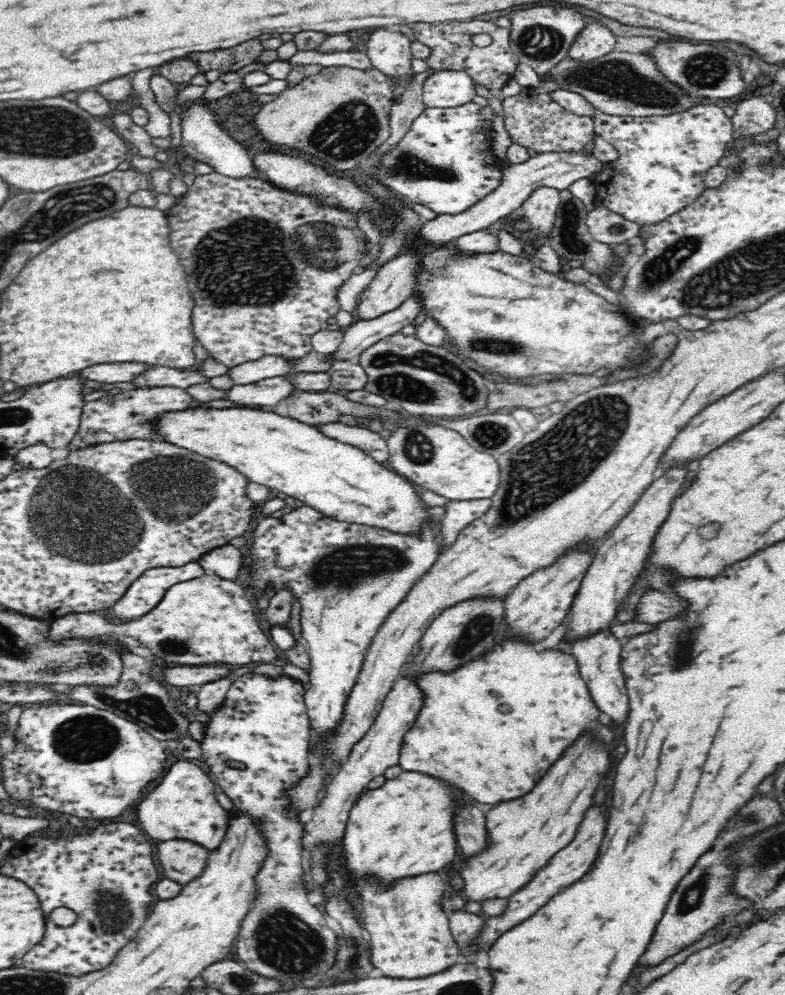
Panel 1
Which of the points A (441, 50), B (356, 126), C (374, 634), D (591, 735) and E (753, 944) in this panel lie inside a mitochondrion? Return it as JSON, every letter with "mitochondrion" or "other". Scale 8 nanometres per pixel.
{"A":"other","B":"mitochondrion","C":"other","D":"other","E":"other"}

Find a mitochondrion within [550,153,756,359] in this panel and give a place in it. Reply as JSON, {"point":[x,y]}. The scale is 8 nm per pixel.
{"point":[655,273]}

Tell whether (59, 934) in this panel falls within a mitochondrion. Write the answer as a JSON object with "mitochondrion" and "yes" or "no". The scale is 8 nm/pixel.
{"mitochondrion":"no"}

